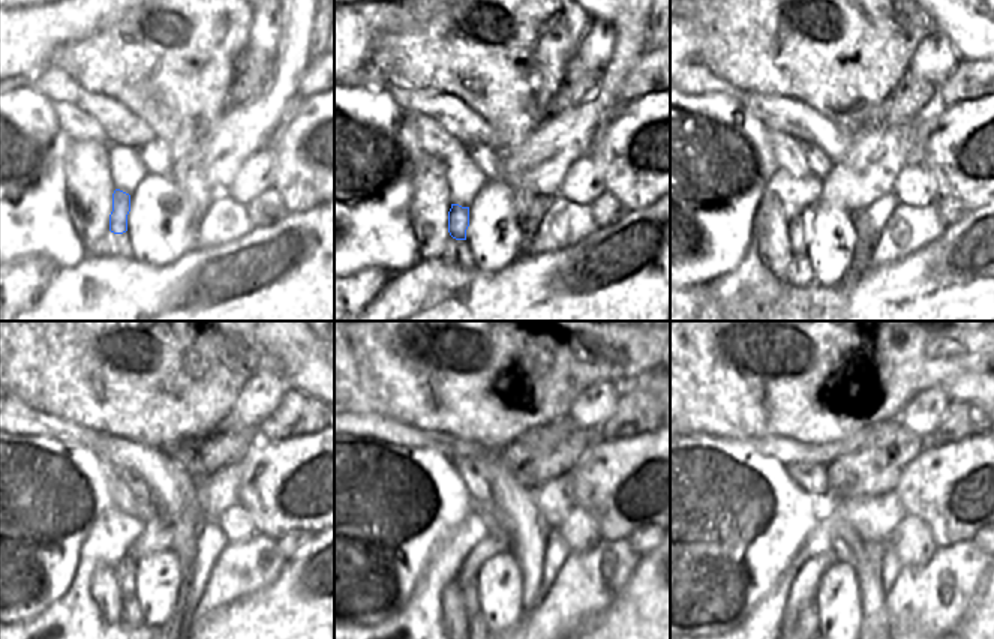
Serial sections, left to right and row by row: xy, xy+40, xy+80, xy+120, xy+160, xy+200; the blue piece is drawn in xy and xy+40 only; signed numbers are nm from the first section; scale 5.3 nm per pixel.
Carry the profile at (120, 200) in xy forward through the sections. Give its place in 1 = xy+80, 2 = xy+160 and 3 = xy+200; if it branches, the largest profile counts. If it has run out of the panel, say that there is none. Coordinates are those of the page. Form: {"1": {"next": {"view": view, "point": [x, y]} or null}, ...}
{"1": {"next": {"view": "xy+80", "point": [798, 228]}}, "2": {"next": {"view": "xy+160", "point": [470, 594]}}, "3": {"next": {"view": "xy+200", "point": [807, 624]}}}

